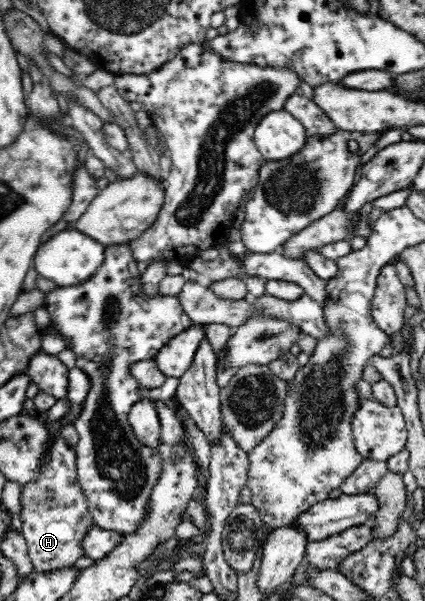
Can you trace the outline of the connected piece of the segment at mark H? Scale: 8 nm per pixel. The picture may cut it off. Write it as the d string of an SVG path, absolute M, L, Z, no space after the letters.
M58 435L51 442L40 474L34 482L21 488L21 532L34 571L38 573L70 568L82 556L82 538L86 536L87 528L94 524L76 478L76 460L74 448L68 447L64 438Z

